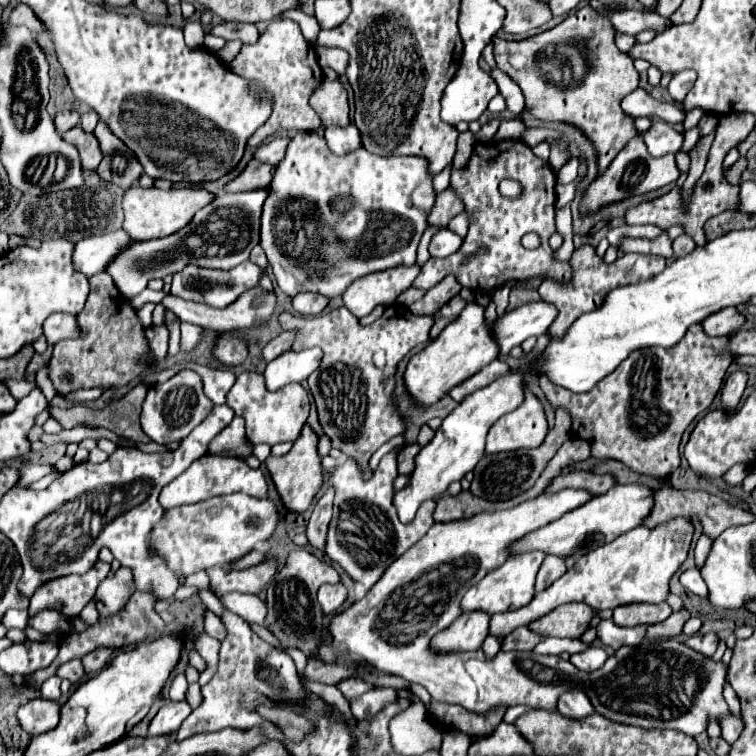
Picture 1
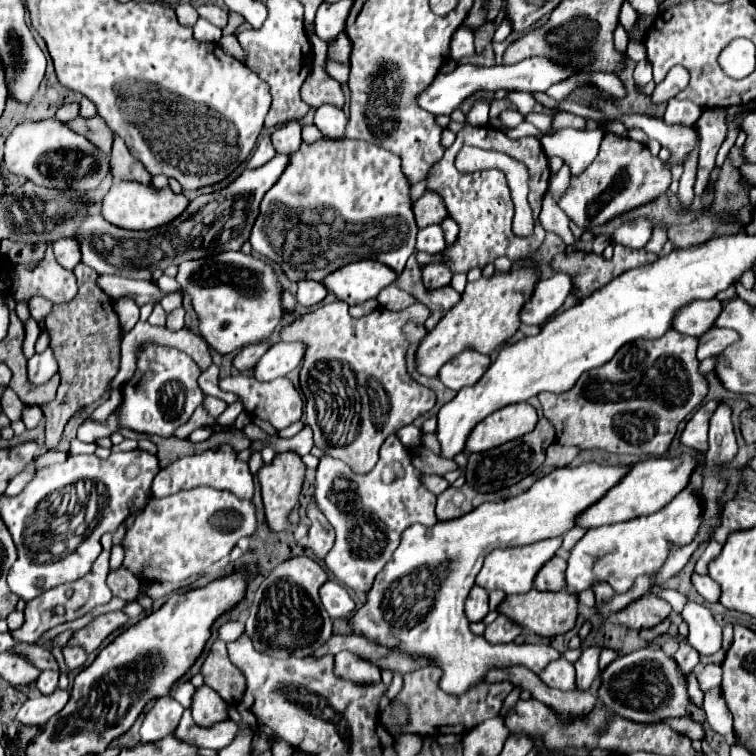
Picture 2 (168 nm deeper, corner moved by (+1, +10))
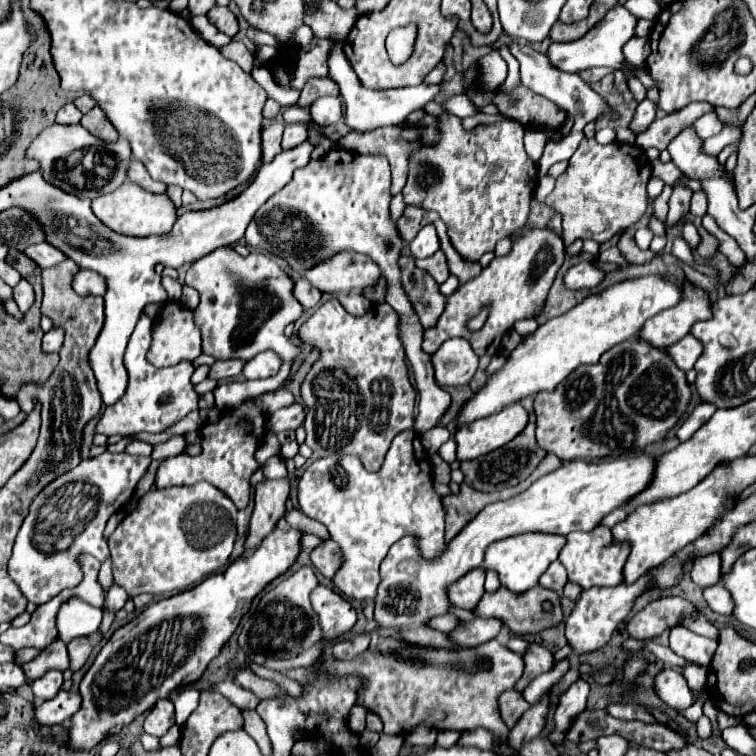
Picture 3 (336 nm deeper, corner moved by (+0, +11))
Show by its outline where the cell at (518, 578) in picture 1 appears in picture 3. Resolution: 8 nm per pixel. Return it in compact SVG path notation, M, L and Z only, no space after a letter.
M523 533L517 537L507 537L495 541L485 551L483 567L491 569L499 575L503 587L513 593L525 593L527 589L537 585L537 579L547 571L547 567L559 557L561 547L565 545L565 537L559 535L545 535L545 533Z

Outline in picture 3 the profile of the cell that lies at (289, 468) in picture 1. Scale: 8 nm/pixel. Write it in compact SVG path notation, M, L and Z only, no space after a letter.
M265 479L255 487L255 509L251 517L247 549L255 549L285 515L285 503L289 499L291 479Z

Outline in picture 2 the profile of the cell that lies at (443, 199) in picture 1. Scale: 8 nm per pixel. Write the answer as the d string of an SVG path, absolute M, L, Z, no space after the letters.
M426 192L420 200L416 200L412 204L412 212L414 212L418 228L426 228L430 224L440 224L448 216L446 208L442 206L442 198L438 198L438 194L430 194L430 192Z

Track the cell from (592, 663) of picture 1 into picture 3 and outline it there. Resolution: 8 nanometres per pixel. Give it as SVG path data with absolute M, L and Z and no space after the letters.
M579 677L559 699L559 707L555 711L555 731L551 733L551 741L553 743L561 743L563 741L563 735L569 727L569 723L573 721L573 717L577 713L581 713L587 705L587 697L589 697L589 681Z

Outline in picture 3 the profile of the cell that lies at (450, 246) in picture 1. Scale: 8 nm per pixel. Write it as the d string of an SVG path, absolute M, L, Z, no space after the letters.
M425 225L417 233L417 237L411 241L411 253L413 253L413 257L423 259L423 257L431 257L435 251L439 251L437 231L433 225Z

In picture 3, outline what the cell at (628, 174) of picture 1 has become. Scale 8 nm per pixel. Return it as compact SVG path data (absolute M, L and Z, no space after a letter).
M583 139L567 171L557 177L553 193L545 203L563 215L565 245L575 239L595 239L597 243L609 241L619 231L635 225L649 207L647 181L651 179L651 163L639 145L609 143L599 145L595 139Z

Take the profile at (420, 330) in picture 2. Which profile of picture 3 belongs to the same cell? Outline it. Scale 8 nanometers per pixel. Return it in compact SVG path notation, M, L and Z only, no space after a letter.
M331 149L329 155L321 157L321 159L311 159L305 167L297 169L293 175L293 181L289 181L279 193L275 193L265 205L261 205L261 209L255 213L253 221L247 227L245 233L245 241L247 245L251 245L253 249L259 251L269 251L271 255L277 255L281 259L285 259L289 263L289 267L293 271L305 273L307 269L313 269L317 265L317 261L325 261L327 257L333 257L335 253L343 251L343 249L353 249L357 253L369 255L383 271L383 277L387 281L387 293L385 293L385 301L397 309L399 317L401 317L401 325L399 325L399 339L403 343L403 349L407 353L407 359L413 367L415 373L415 381L417 381L417 389L419 389L419 417L415 419L415 431L417 433L425 433L431 427L437 425L437 421L441 419L441 415L447 411L451 397L445 389L441 389L435 383L435 375L433 375L433 365L431 365L431 355L423 351L421 343L423 343L423 333L425 327L419 321L419 315L415 313L403 285L401 285L401 267L399 267L399 257L401 257L401 249L403 249L403 239L399 237L399 229L397 223L391 219L391 171L387 165L387 157L383 155L361 155L361 153L351 153L347 149Z

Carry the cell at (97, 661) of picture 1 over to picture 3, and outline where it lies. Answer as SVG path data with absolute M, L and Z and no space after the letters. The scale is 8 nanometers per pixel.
M53 641L53 645L49 645L47 649L41 651L39 657L35 657L33 661L29 663L23 663L21 665L27 679L33 681L37 677L41 677L43 673L51 671L51 669L57 669L57 671L65 671L69 667L69 651L67 651L67 643L63 641Z

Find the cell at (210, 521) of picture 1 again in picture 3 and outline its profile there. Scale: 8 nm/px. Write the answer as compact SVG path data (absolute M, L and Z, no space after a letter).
M209 483L147 491L139 501L137 509L133 509L109 537L115 583L123 585L127 593L135 597L139 593L153 593L153 595L173 593L203 581L207 575L219 571L227 563L237 537L235 519L237 519L235 503L223 491L215 489Z

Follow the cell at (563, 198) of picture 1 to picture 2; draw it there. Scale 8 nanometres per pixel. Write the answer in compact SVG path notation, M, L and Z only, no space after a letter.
M560 128L552 136L544 136L540 140L547 157L558 156L570 166L572 174L580 174L586 166L596 158L600 142L604 134L602 130L574 130L574 128Z

